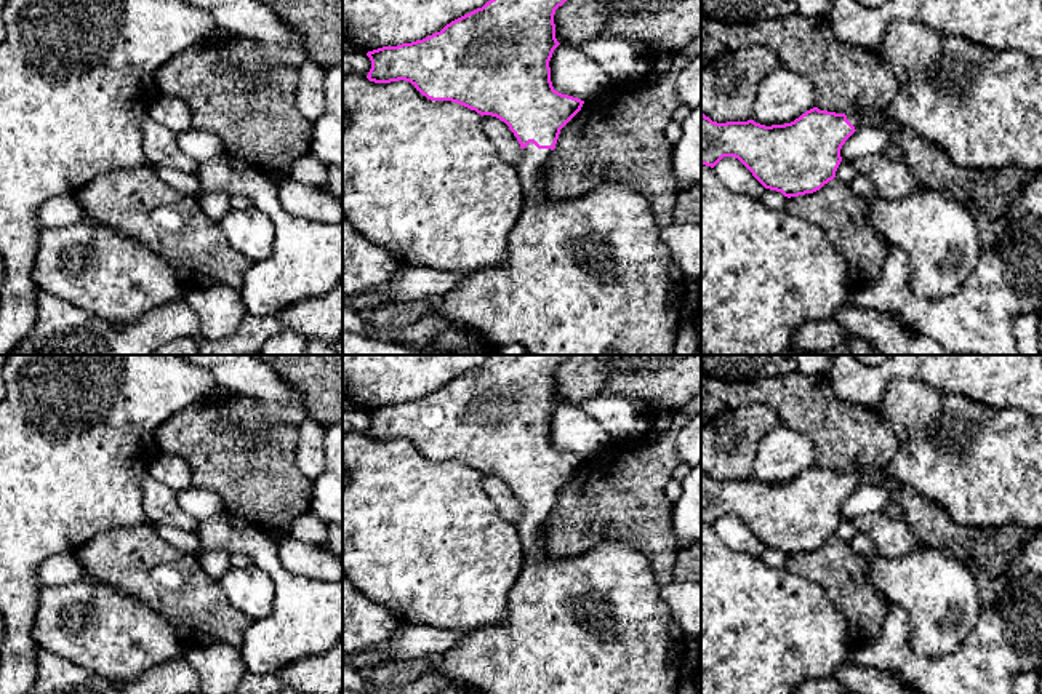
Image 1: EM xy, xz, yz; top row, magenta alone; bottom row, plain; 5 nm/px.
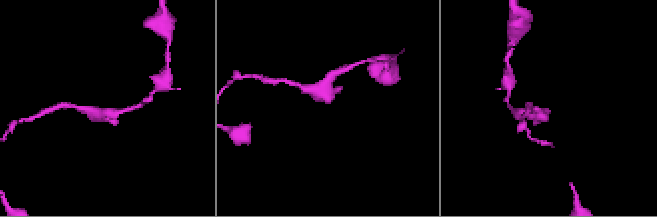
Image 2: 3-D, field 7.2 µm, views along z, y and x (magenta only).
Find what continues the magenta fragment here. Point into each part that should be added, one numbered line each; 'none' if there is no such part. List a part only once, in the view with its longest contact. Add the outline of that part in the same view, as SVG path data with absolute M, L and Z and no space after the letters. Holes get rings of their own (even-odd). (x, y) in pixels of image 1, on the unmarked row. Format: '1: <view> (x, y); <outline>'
1: xz (593, 624); M533 501L522 507L517 531L523 545L523 571L509 592L504 619L467 632L450 648L426 657L424 667L482 694L677 694L690 636L663 601L648 558L618 539L603 539L578 556L554 558L539 545L541 526L551 513L551 507L538 507Z

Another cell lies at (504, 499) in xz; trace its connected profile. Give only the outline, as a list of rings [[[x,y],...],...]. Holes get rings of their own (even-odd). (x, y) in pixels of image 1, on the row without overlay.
[[[491,473],[482,475],[482,485],[493,504],[496,505],[501,517],[509,523],[517,524],[522,507],[509,485]]]

